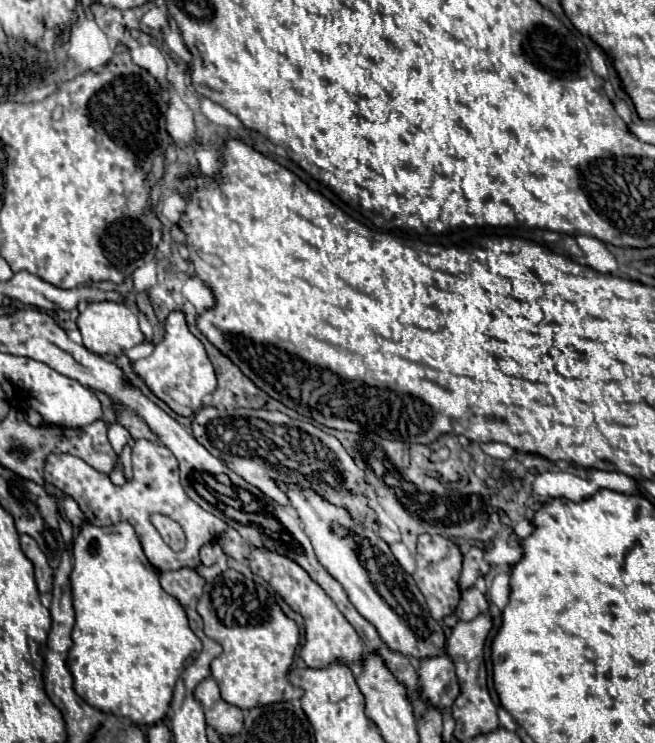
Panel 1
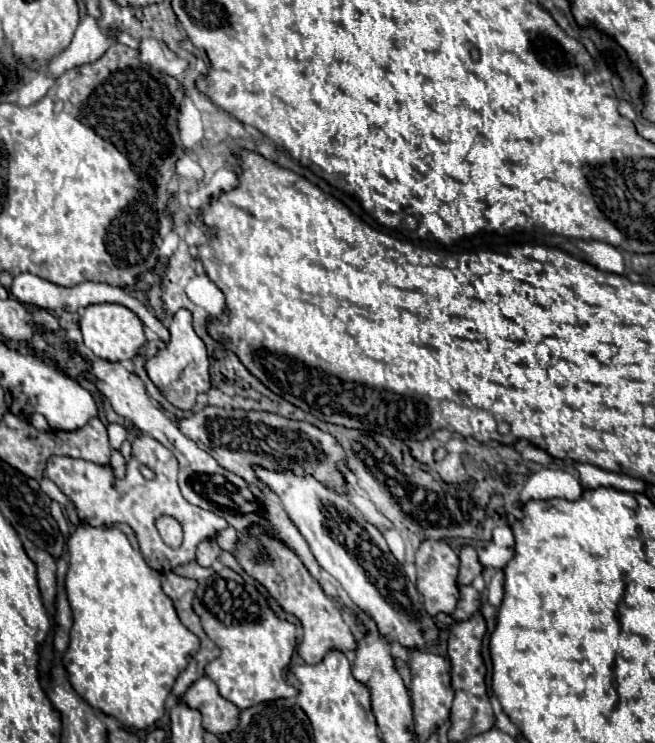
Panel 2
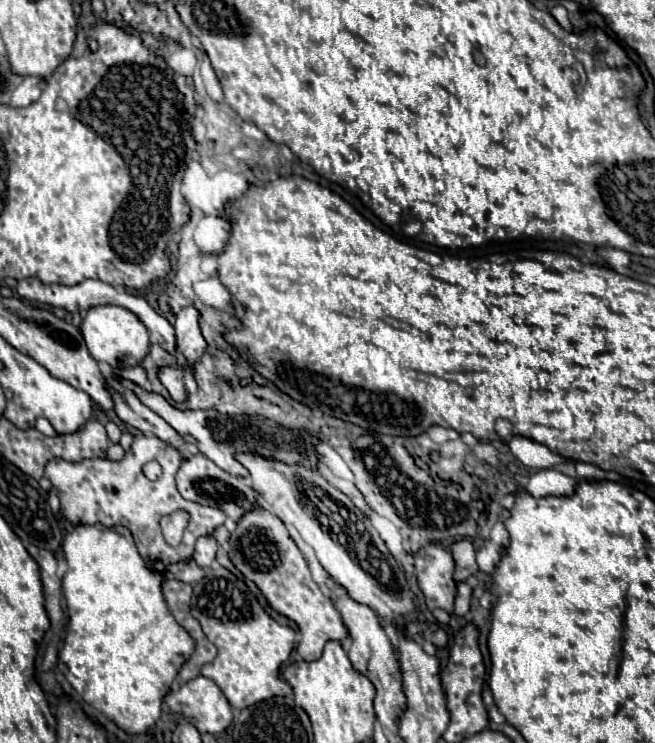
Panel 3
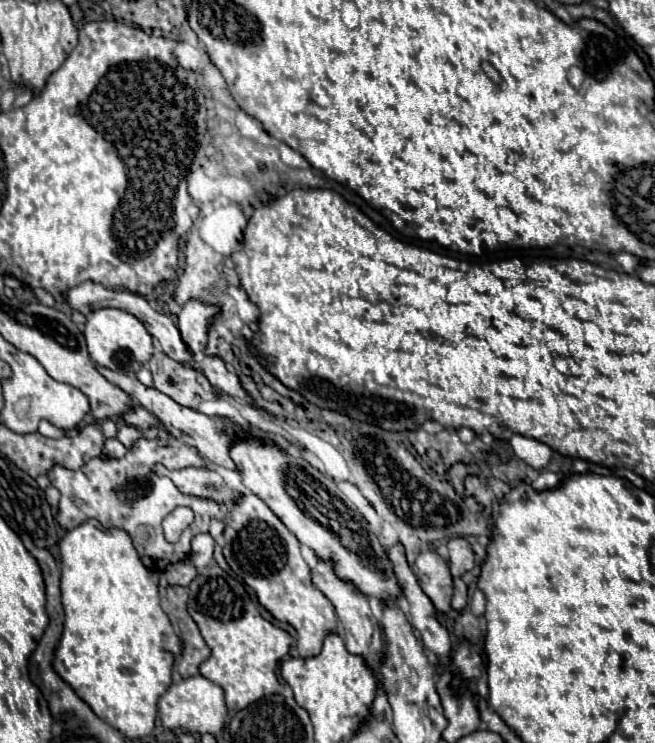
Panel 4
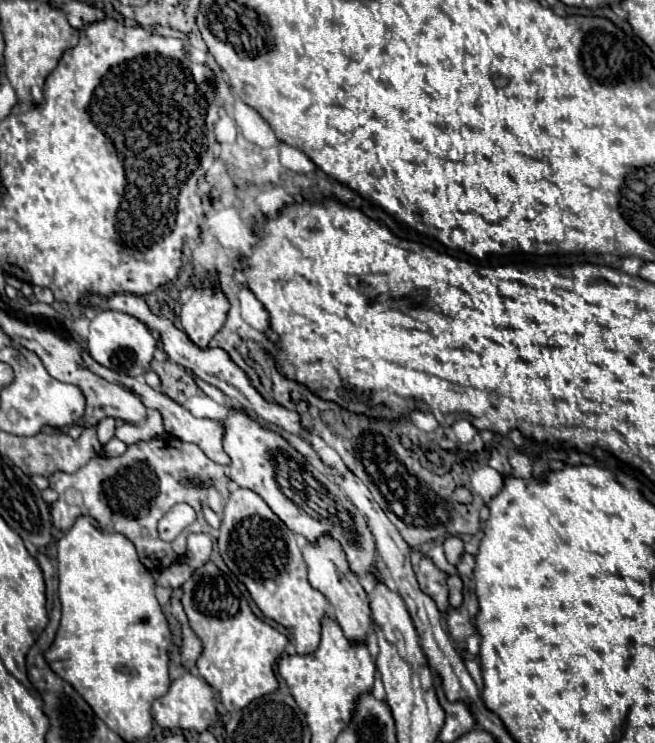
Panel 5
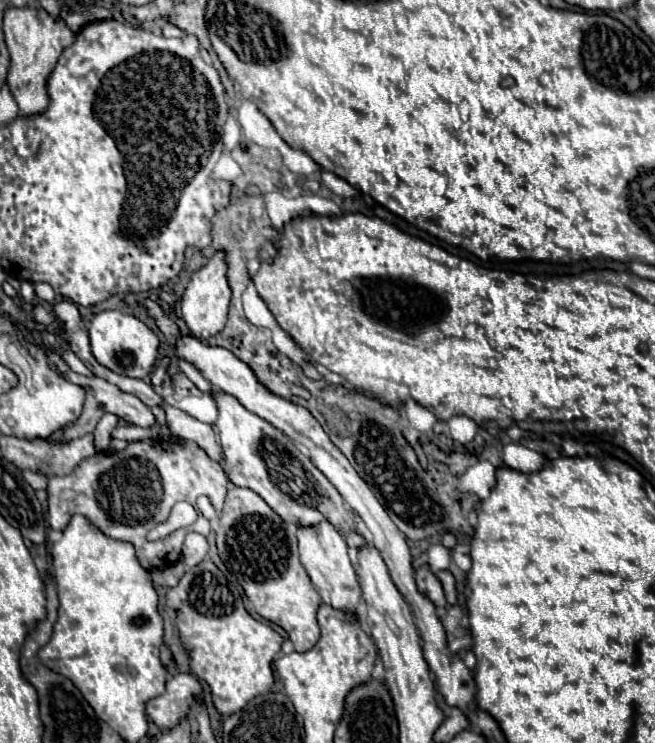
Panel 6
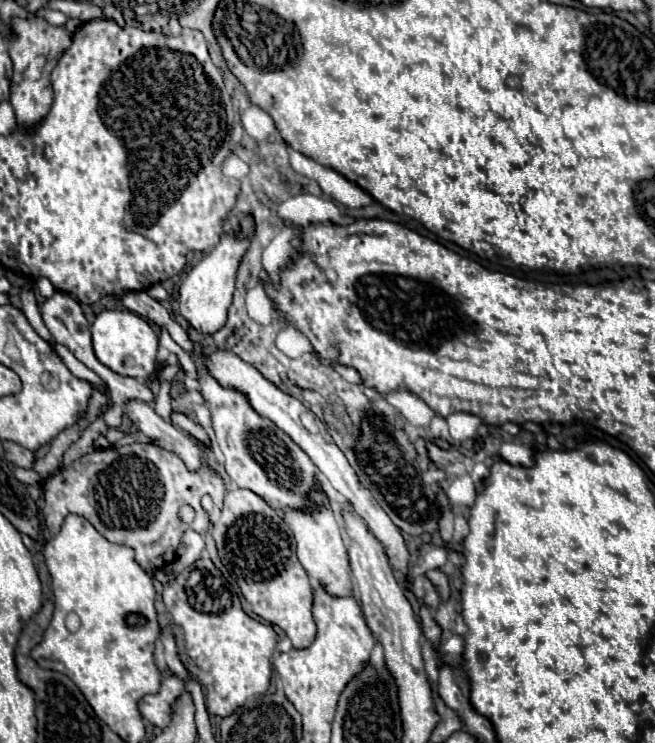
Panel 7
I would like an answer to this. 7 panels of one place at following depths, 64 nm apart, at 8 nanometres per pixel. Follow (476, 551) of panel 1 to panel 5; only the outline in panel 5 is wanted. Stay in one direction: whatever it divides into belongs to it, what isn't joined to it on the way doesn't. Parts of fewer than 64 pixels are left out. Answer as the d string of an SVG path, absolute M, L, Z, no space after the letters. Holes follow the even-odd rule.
M450 536L450 538L446 538L446 542L444 542L444 550L446 550L446 558L448 558L448 562L450 562L452 566L458 566L460 558L466 554L466 550L464 550L464 542L462 542L458 536Z

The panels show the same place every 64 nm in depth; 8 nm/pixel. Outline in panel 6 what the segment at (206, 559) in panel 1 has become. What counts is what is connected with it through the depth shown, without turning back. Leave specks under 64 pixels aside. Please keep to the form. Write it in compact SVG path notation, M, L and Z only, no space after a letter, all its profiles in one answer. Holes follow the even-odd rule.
M188 532L182 548L182 562L186 566L198 566L208 554L208 540L202 534Z

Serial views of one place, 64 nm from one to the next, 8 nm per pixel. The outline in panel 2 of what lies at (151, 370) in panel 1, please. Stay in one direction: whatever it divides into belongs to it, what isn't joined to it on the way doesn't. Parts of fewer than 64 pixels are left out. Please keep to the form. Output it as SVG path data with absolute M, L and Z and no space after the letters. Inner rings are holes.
M178 310L168 326L170 332L170 340L166 342L164 348L160 348L156 352L154 358L148 358L144 368L148 378L156 384L156 388L166 396L166 400L170 404L174 404L176 408L190 412L196 404L198 394L208 392L212 382L210 382L210 362L206 356L206 346L204 342L196 336L194 328L192 328L192 314L188 310Z

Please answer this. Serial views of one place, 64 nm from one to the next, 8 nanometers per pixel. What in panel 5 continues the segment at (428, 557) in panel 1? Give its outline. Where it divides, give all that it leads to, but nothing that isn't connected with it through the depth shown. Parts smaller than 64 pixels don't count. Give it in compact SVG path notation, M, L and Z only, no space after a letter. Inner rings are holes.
M424 556L418 564L416 578L420 582L420 588L436 602L438 610L444 614L450 608L450 604L448 604L448 584L446 584L448 574L442 572L440 568L436 568L432 558Z

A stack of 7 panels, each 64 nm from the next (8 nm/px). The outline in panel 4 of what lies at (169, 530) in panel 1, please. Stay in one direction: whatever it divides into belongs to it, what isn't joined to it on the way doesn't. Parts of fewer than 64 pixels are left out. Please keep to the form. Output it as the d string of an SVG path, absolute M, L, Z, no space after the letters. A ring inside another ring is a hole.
M176 508L172 510L164 520L162 520L162 528L164 528L164 536L168 542L178 542L180 534L184 532L184 528L190 526L190 522L194 520L194 512L190 508Z

